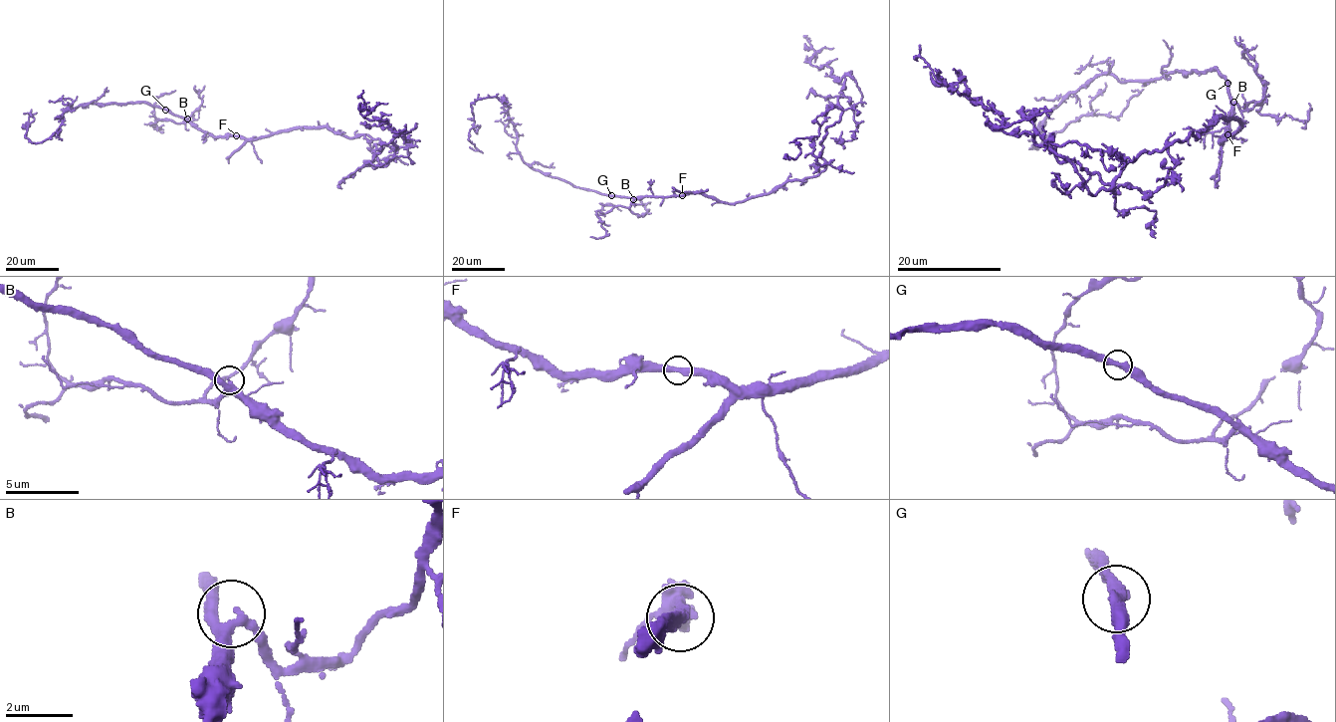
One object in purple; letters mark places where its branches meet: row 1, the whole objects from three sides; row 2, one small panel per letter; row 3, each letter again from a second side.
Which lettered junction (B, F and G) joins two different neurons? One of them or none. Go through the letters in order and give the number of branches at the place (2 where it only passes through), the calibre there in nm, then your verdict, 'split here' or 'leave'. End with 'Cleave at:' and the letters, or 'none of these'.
B: branches 2; calibre 200 nm; leave
F: branches 2; calibre 380 nm; leave
G: branches 2; calibre 400 nm; leave
Cleave at: none of these

